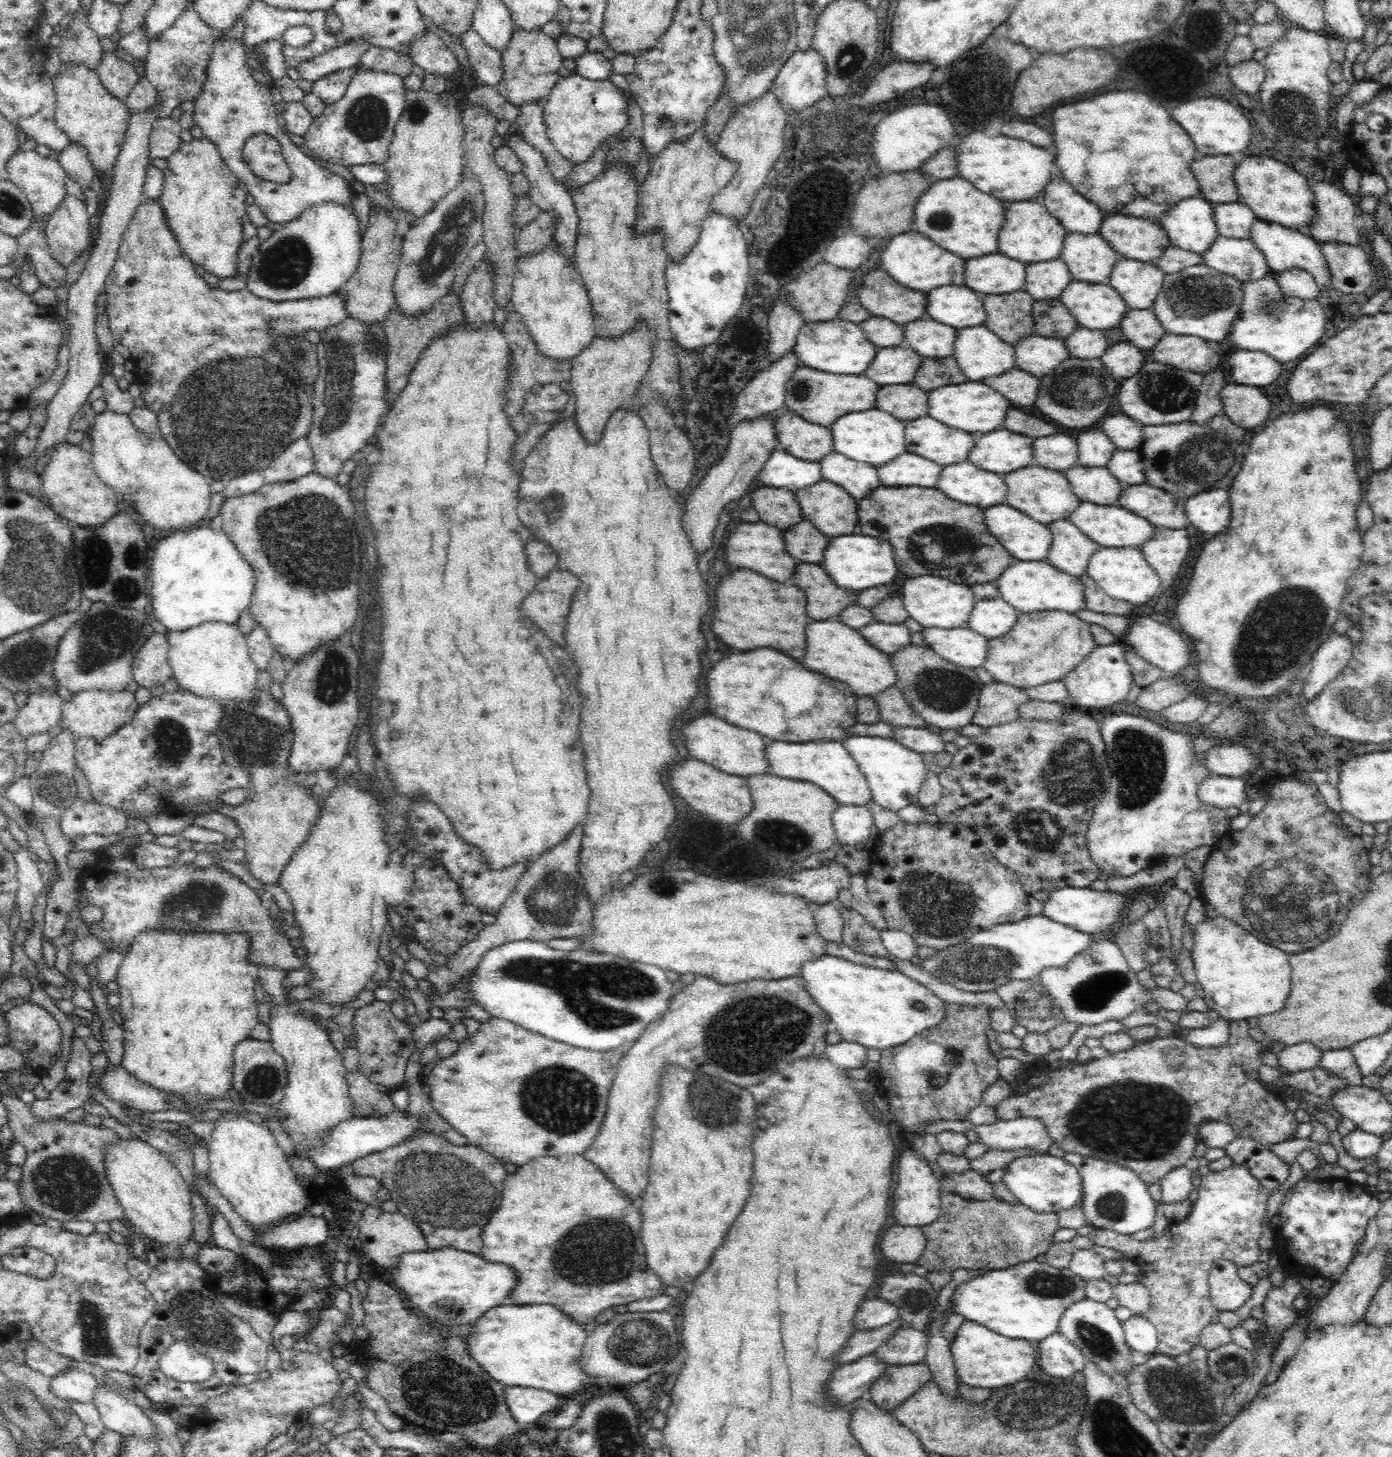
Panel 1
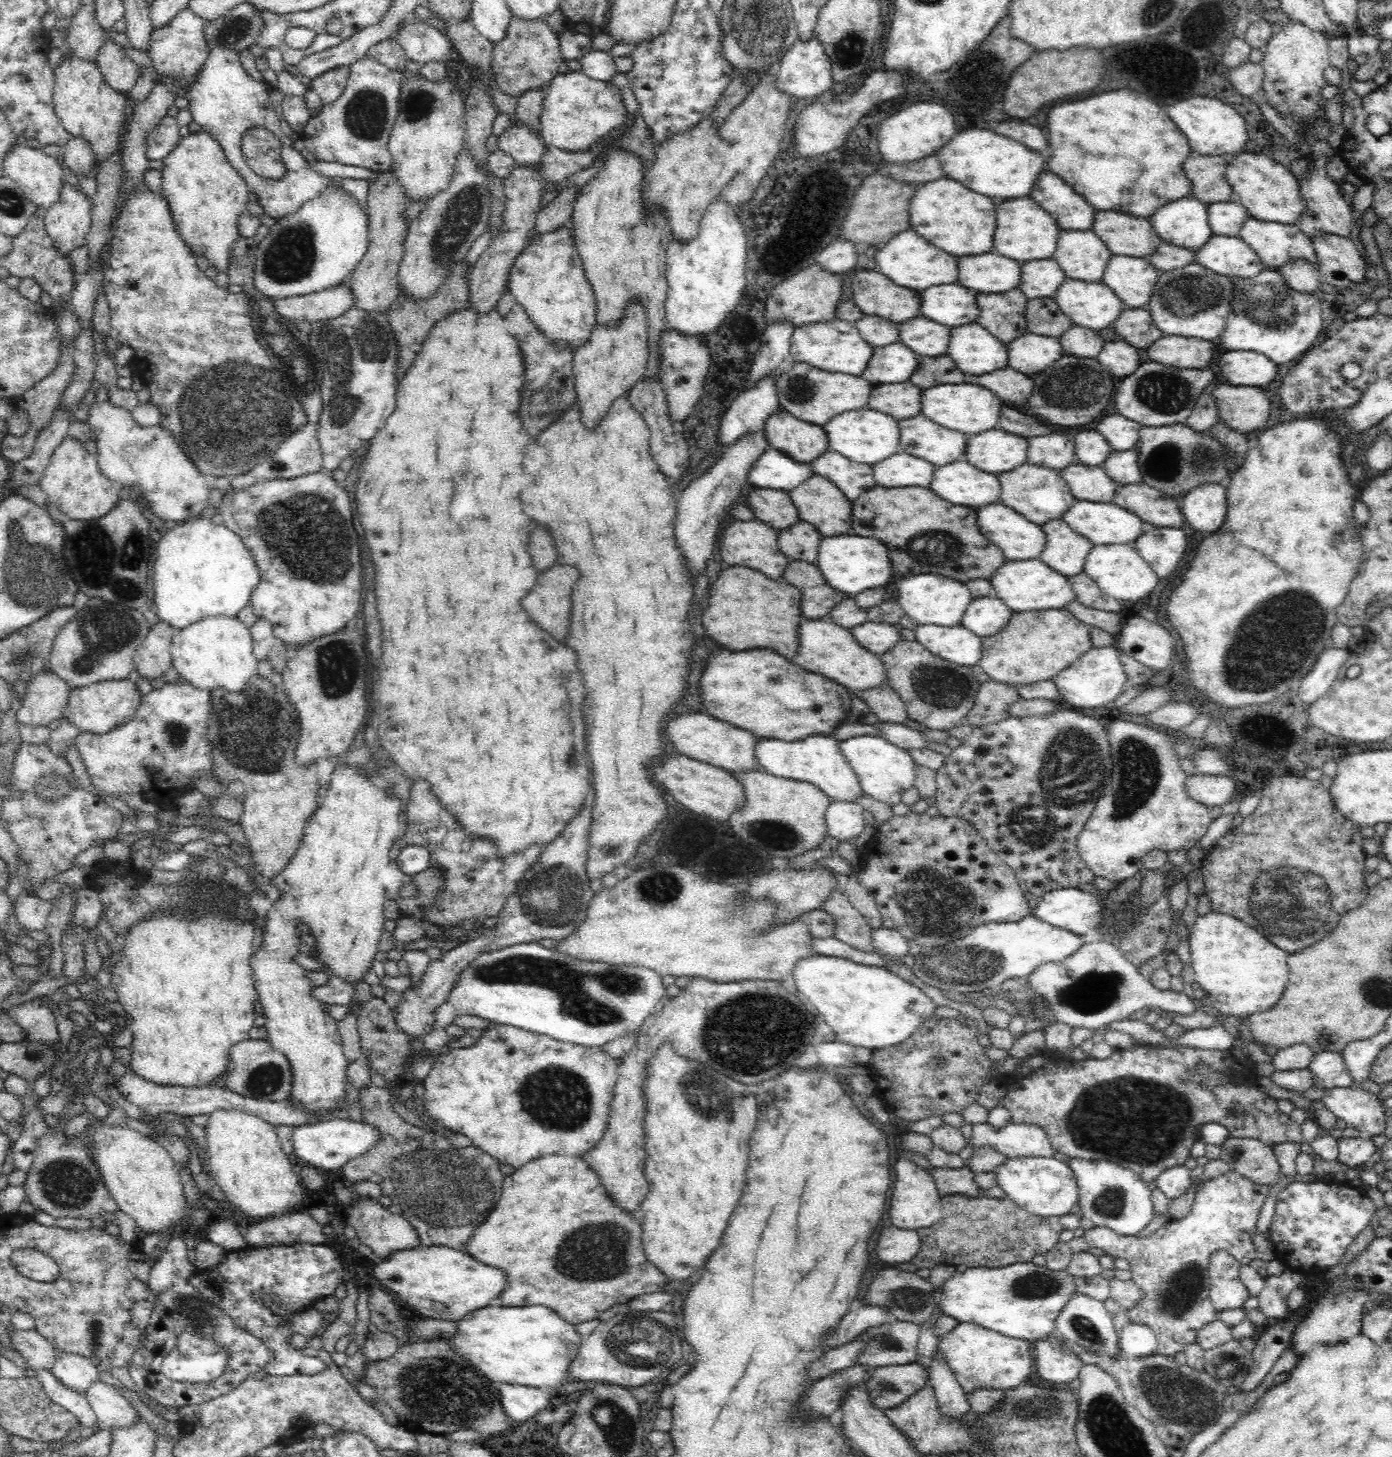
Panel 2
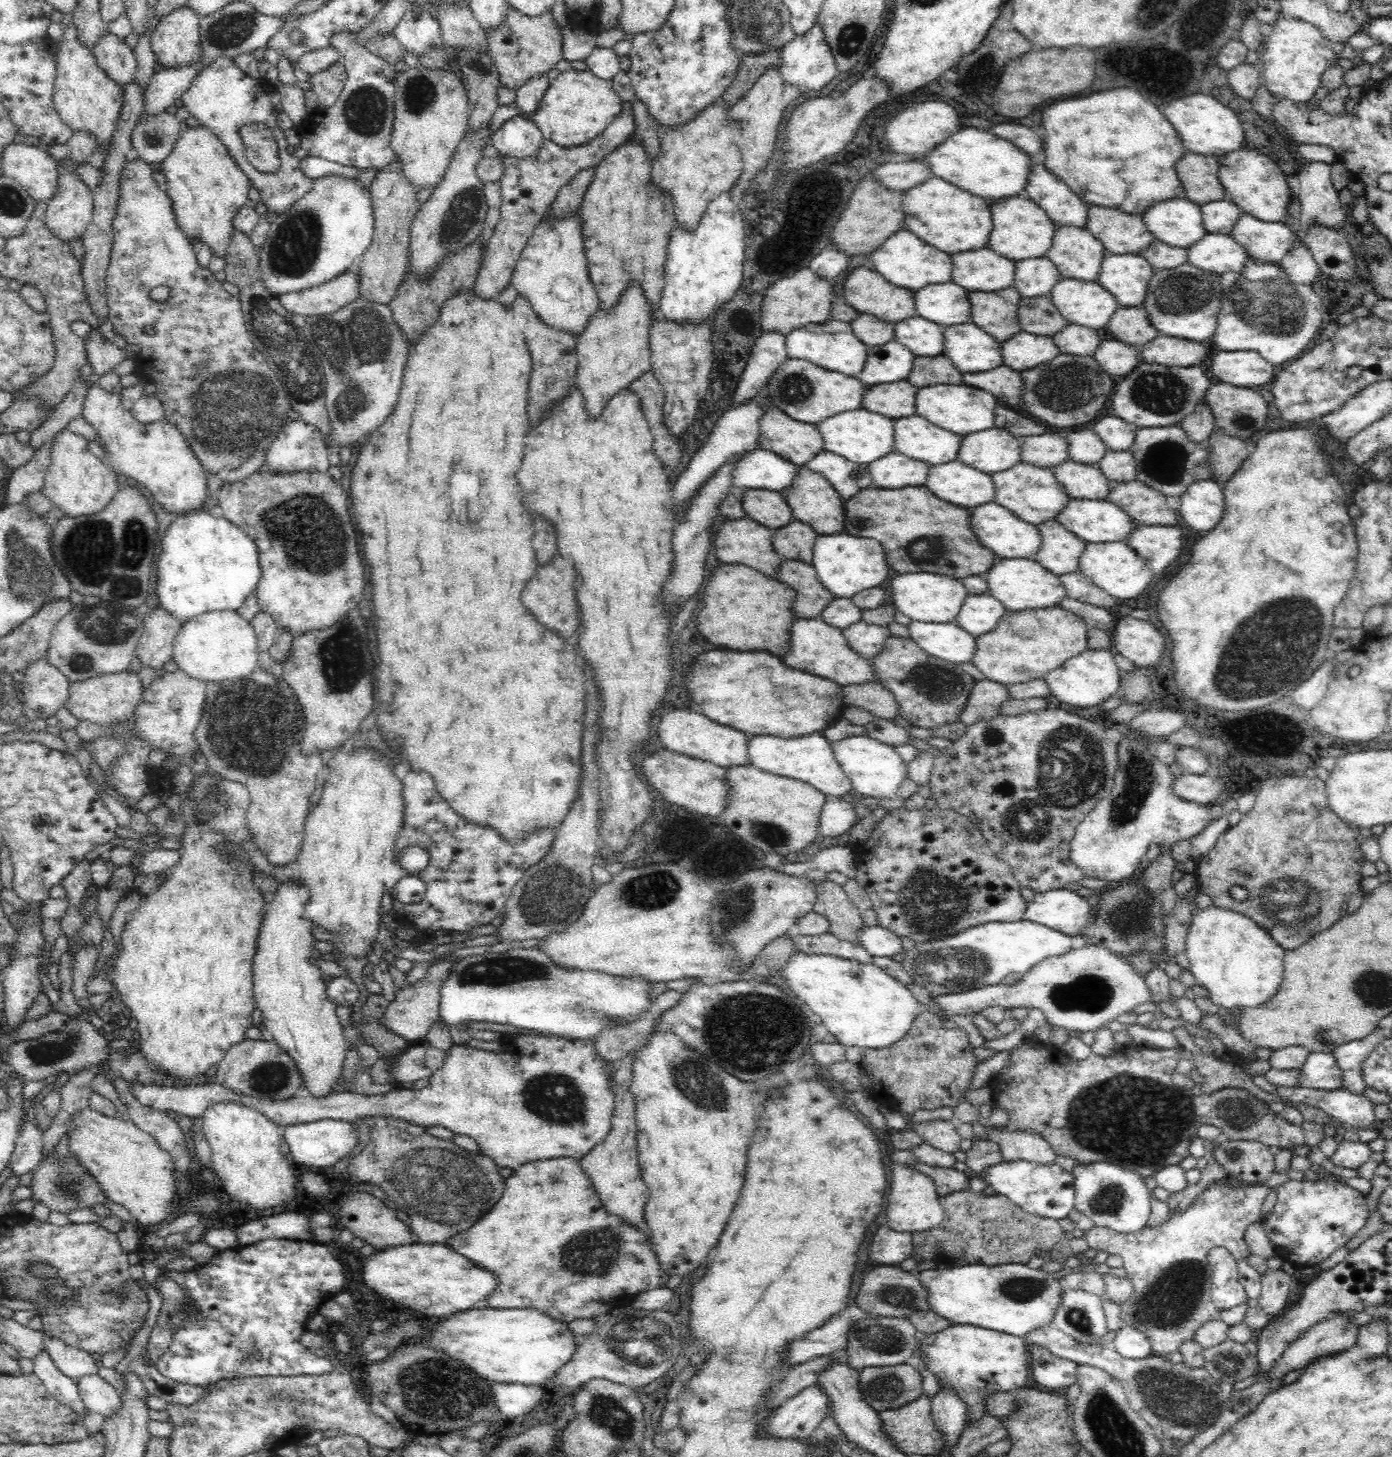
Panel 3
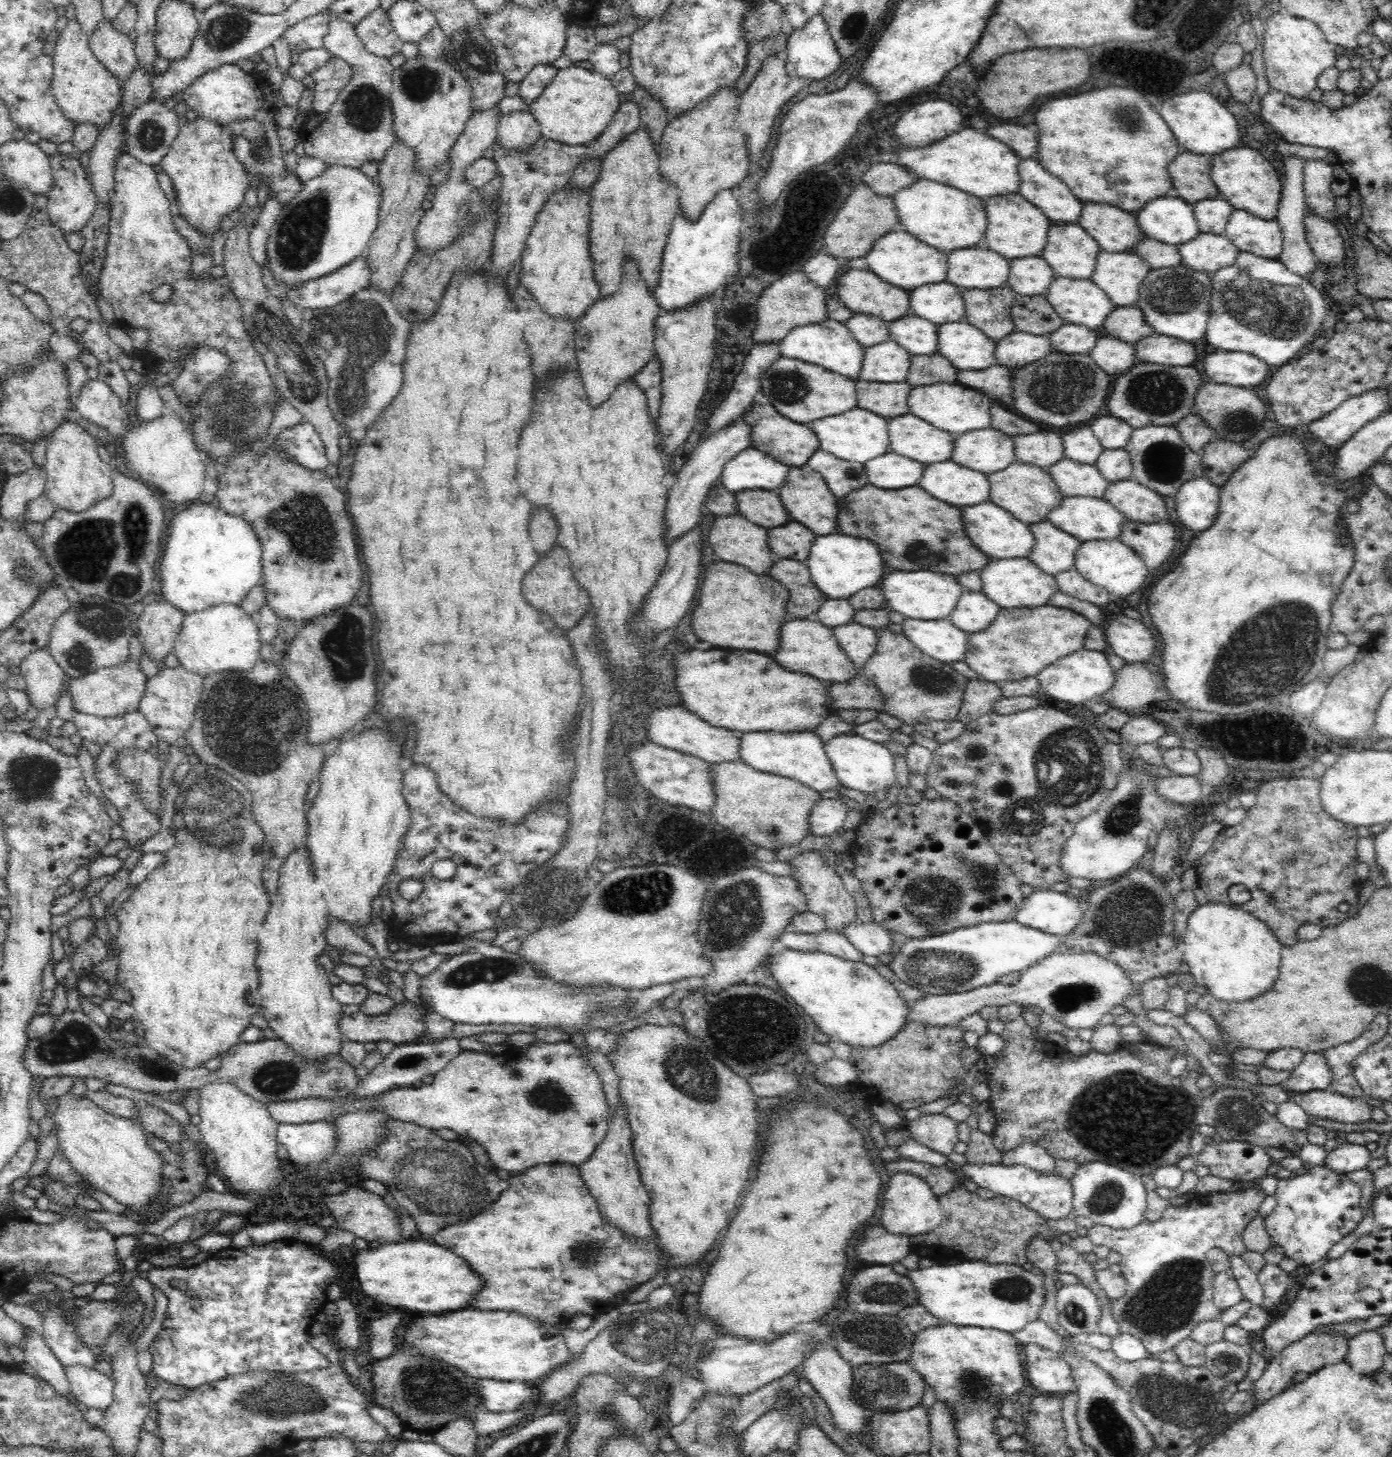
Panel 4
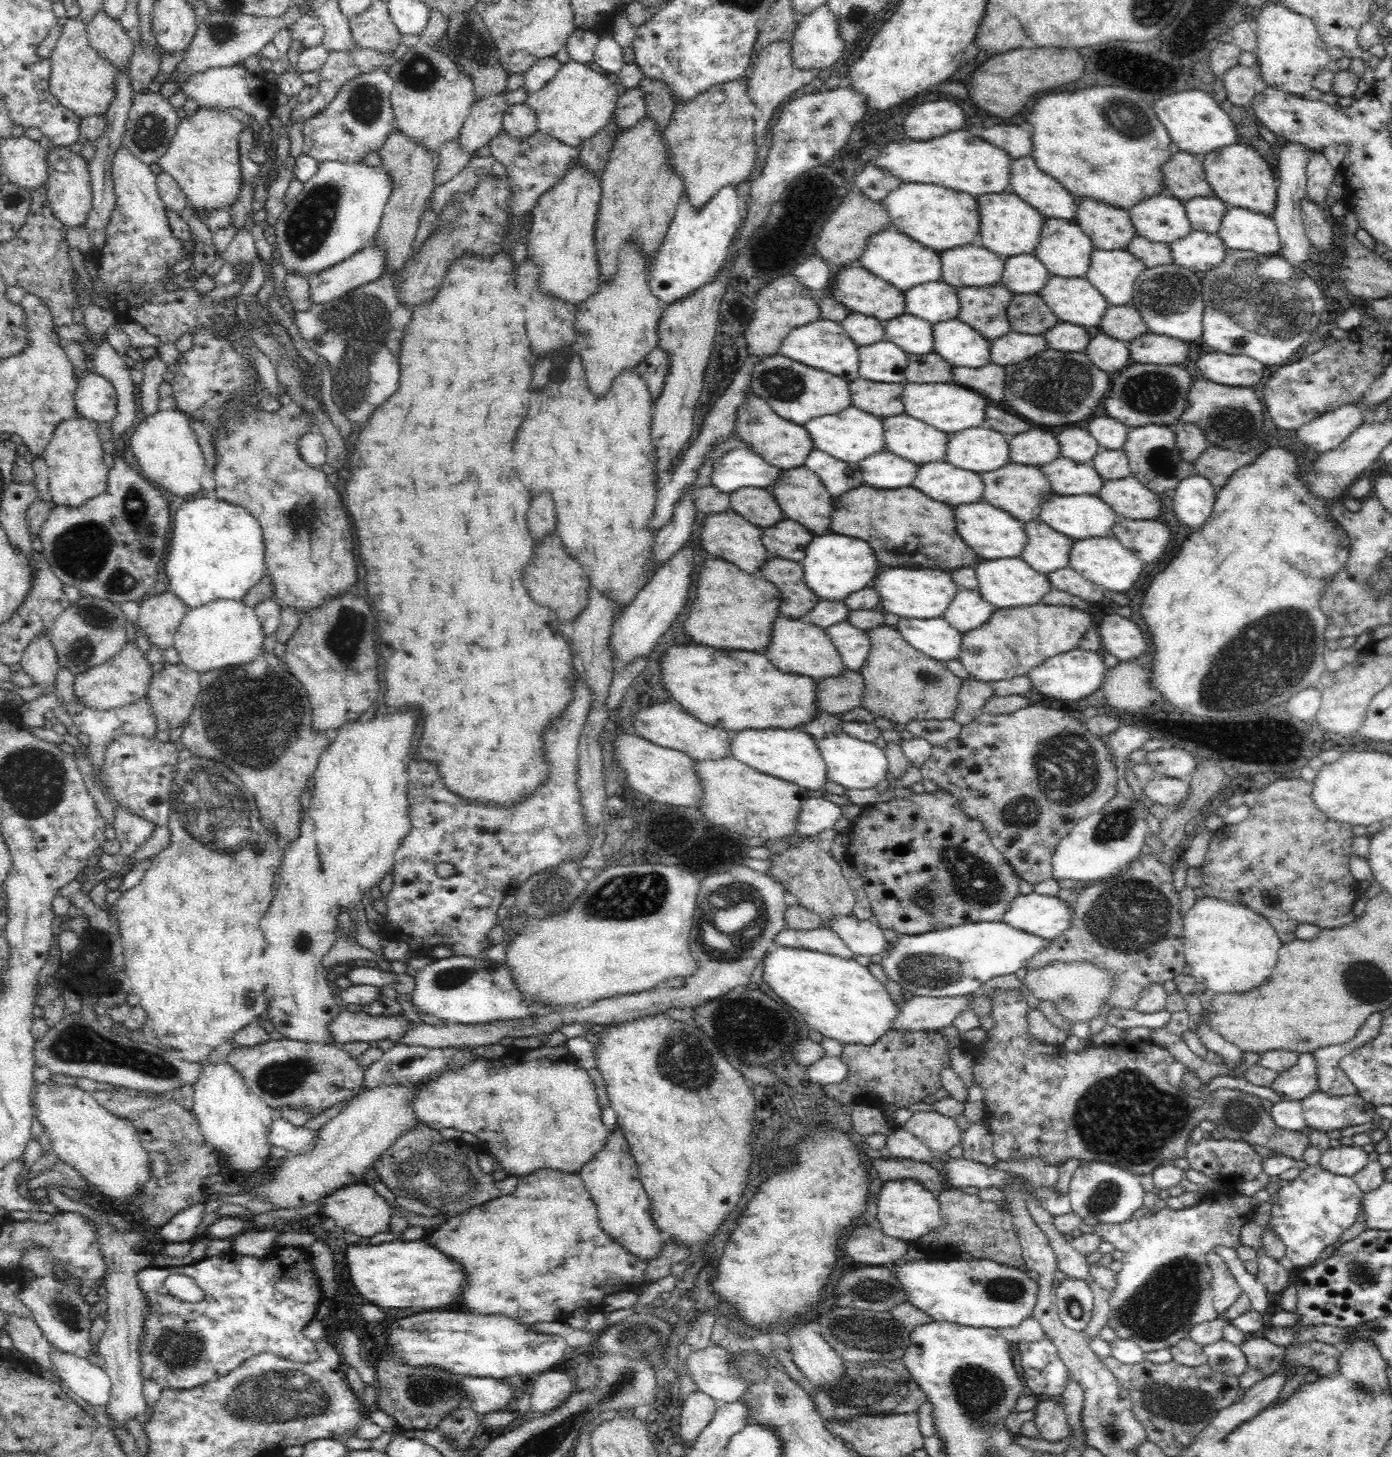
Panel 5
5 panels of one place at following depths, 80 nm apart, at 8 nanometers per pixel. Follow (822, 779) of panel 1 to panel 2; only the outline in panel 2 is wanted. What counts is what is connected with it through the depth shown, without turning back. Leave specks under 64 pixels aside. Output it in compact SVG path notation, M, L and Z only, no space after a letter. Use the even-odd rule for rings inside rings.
M810 735L808 738L794 742L761 739L755 746L755 758L759 761L761 769L768 774L809 782L827 794L832 801L856 802L860 797L866 796L851 766L839 750L839 741L833 736Z

